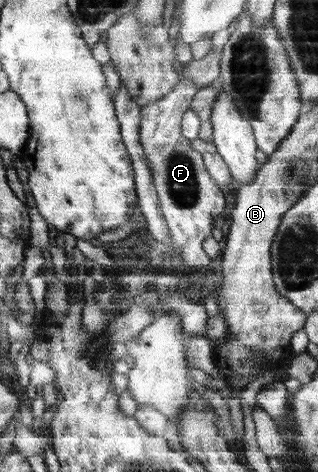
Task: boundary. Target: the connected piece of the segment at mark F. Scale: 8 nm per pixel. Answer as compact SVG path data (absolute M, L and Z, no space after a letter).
M181 78L170 95L162 101L150 102L140 112L140 144L152 167L162 214L175 244L176 252L172 254L180 256L184 264L193 267L212 264L203 242L212 236L216 219L226 210L226 198L220 185L208 172L204 156L193 148L193 142L185 137L182 130L184 114L191 110L199 90L192 80Z

